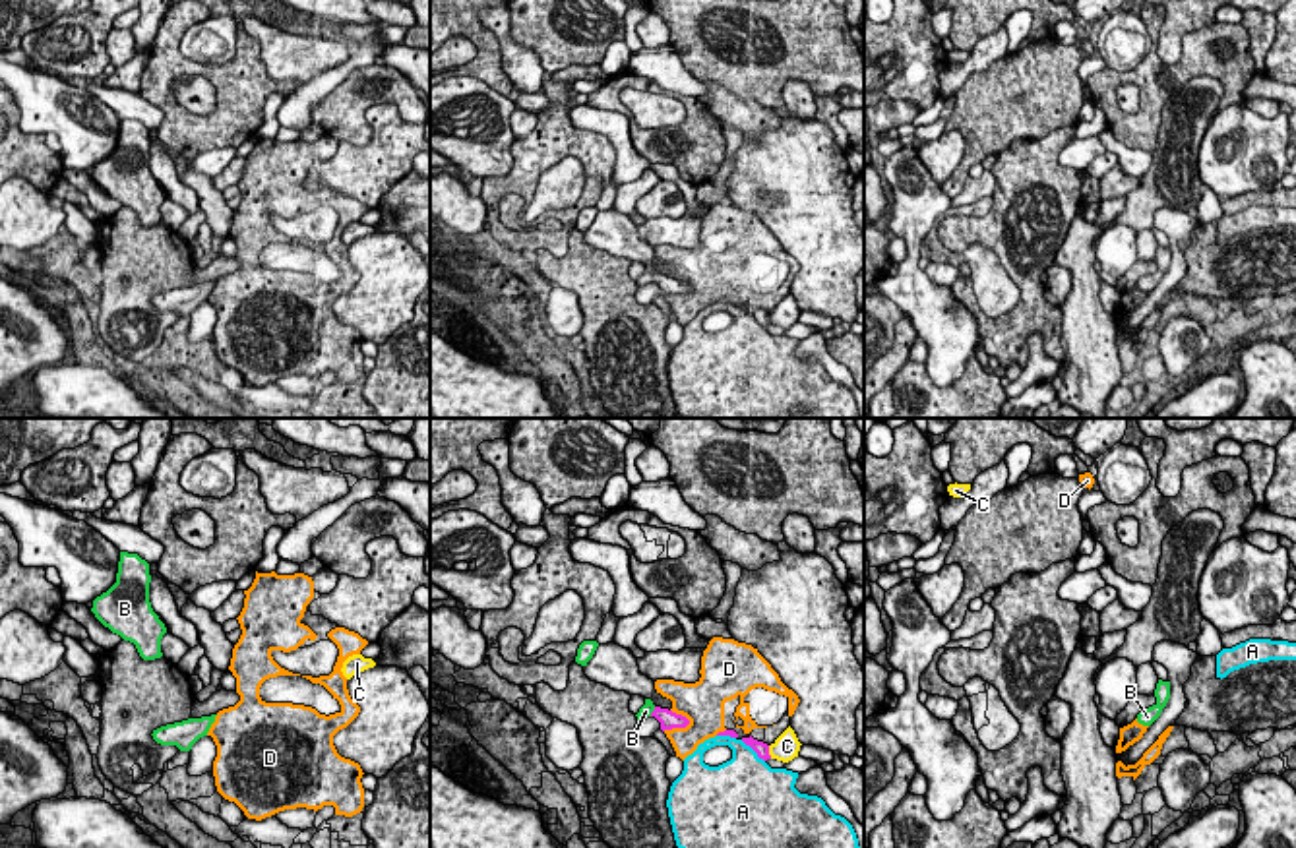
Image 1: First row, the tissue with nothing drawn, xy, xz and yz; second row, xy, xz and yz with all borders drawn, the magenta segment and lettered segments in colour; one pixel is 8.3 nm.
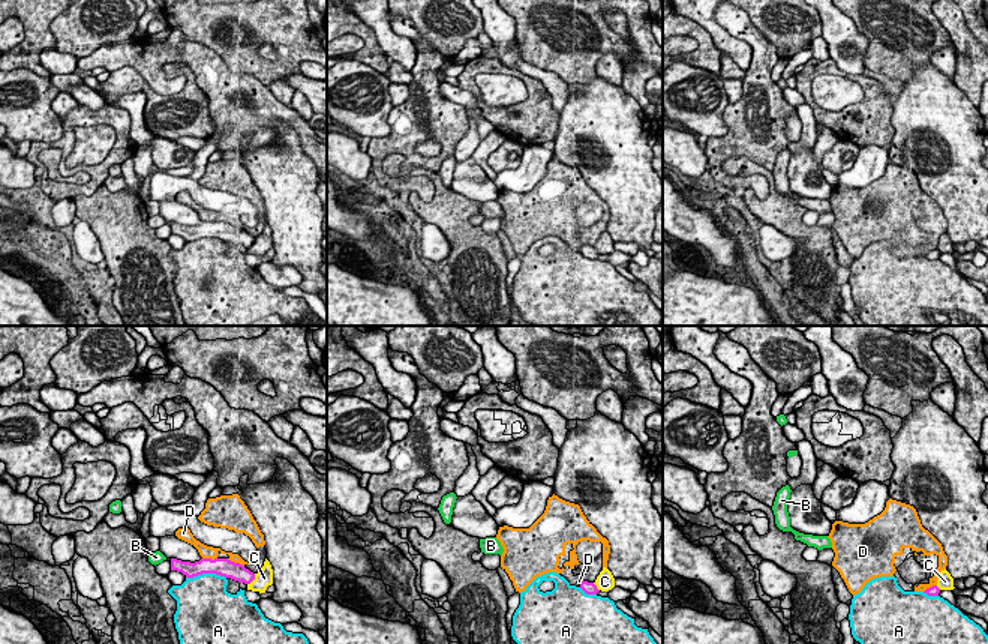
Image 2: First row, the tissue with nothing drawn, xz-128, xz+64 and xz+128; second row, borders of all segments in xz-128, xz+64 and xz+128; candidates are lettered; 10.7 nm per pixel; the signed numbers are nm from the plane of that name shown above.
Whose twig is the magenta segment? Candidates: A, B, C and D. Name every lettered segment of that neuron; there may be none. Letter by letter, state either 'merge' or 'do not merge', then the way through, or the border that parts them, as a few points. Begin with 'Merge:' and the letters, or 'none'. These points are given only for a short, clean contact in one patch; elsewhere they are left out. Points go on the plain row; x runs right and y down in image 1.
Merge: B
A: do not merge
B: merge; way xz (667, 285), (653, 277), (646, 277)
C: do not merge
D: do not merge

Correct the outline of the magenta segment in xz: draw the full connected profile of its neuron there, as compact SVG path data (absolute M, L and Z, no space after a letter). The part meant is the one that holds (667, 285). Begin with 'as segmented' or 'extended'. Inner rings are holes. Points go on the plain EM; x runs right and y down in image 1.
extended | M645 265L645 271L635 281L637 287L643 287L647 283L655 283L661 288L661 296L672 296L672 294L686 294L690 287L682 281L676 281L668 275L655 273L651 265Z

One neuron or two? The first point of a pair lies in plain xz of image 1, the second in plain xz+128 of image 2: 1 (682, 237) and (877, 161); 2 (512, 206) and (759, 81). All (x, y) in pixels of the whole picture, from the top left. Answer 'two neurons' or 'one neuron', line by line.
1: one neuron
2: two neurons

